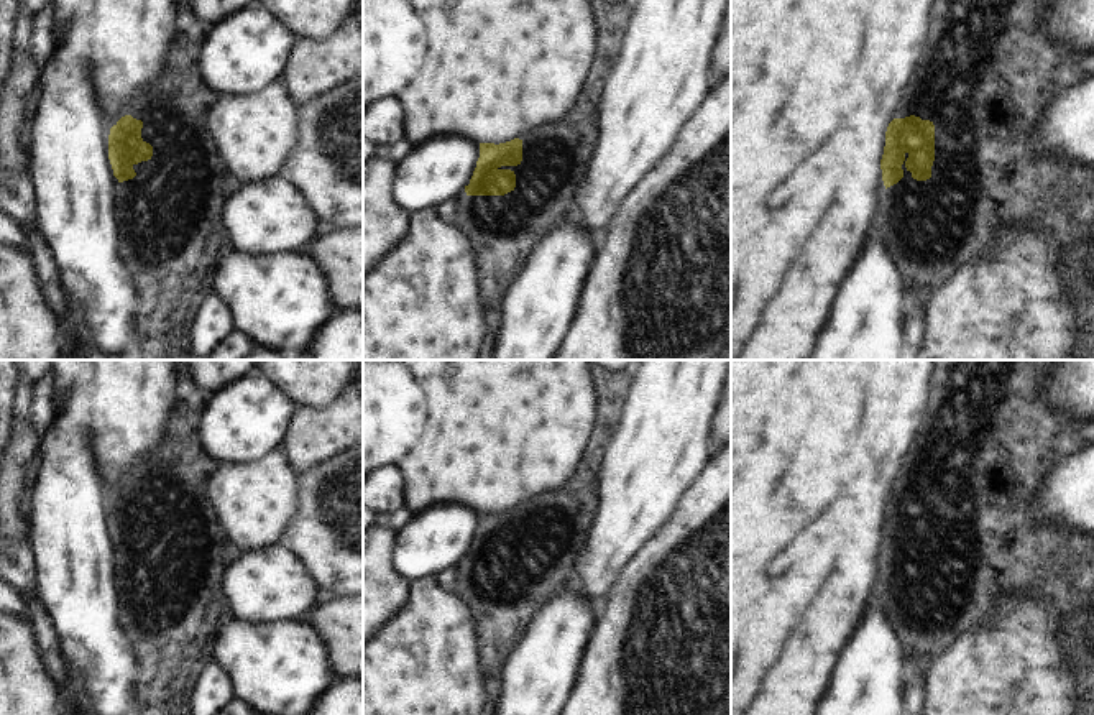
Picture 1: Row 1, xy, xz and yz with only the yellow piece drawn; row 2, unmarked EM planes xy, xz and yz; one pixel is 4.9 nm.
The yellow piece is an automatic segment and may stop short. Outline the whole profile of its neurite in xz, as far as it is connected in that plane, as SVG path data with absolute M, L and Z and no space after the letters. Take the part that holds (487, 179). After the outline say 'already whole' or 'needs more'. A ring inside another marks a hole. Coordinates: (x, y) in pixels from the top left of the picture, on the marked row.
M411 0L429 28L422 74L399 95L407 108L407 141L463 135L480 145L467 196L504 196L516 187L511 166L522 161L522 140L562 118L573 105L595 53L588 0Z; needs more

